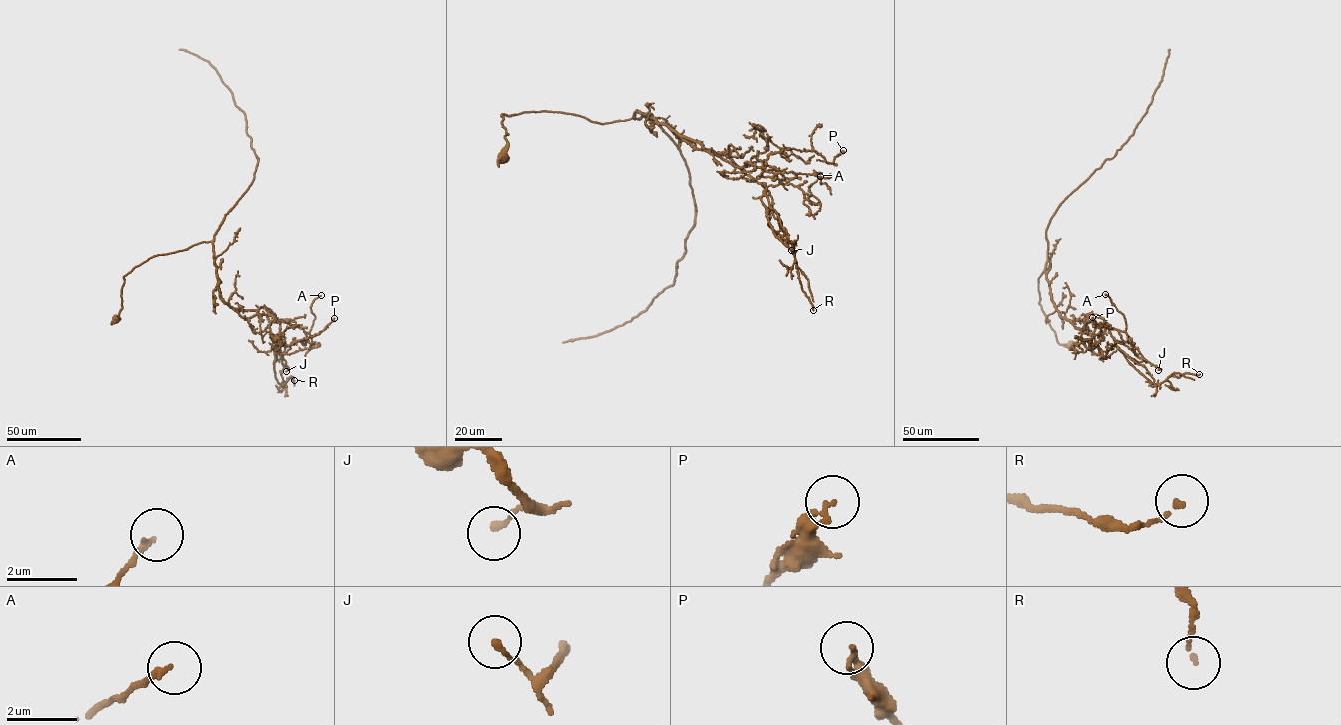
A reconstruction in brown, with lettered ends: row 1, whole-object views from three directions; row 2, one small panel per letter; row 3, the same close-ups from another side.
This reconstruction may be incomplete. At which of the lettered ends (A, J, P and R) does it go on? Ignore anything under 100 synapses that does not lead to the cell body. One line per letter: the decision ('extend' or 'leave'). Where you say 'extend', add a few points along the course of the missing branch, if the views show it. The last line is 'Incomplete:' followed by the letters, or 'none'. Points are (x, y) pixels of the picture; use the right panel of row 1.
A: leave
J: leave
P: leave
R: leave
Incomplete: none

